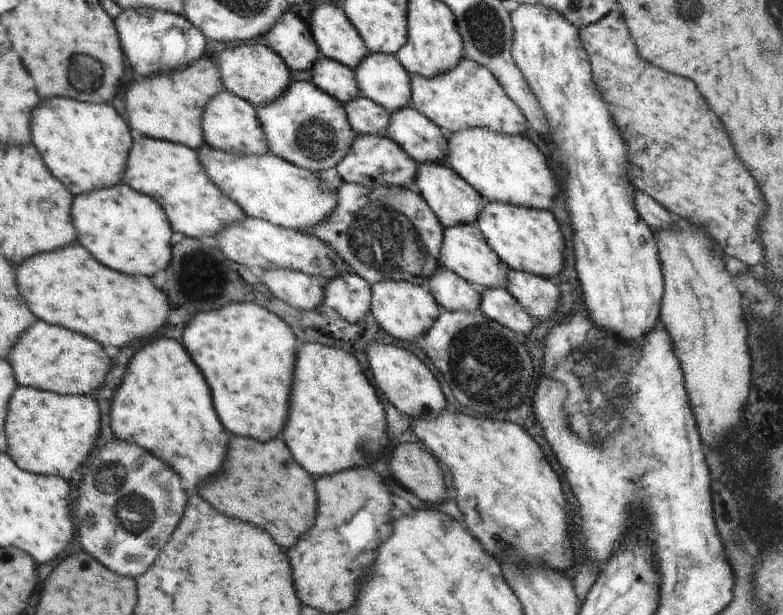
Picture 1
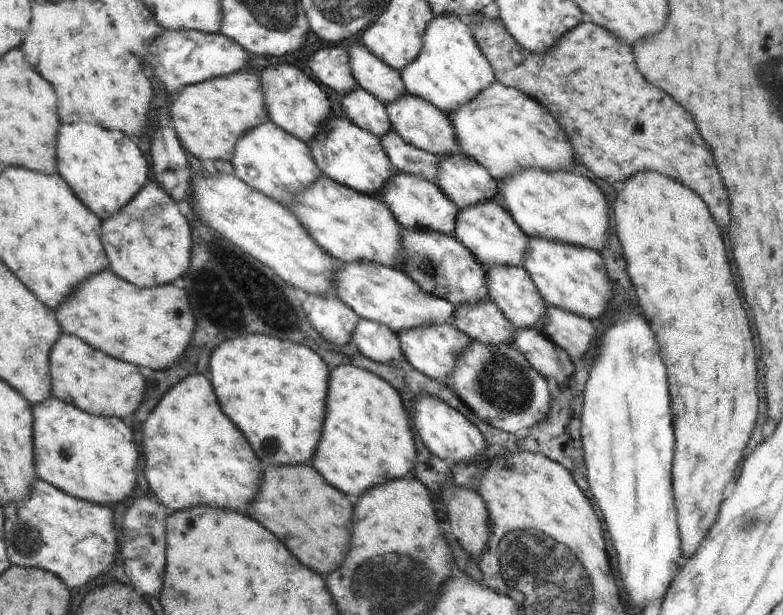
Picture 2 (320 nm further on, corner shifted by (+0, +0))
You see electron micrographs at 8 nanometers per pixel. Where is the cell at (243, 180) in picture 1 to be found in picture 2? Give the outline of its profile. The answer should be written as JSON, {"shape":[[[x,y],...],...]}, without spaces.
{"shape":[[[326,175],[315,181],[309,188],[305,189],[289,206],[294,216],[301,225],[309,232],[309,235],[330,256],[345,263],[373,262],[379,265],[401,270],[401,249],[403,248],[403,226],[396,220],[392,211],[382,202],[379,197],[367,195],[347,186],[334,182]]]}

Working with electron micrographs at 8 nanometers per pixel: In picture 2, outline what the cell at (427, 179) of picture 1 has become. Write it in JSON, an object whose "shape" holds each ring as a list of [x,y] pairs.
{"shape":[[[497,201],[460,209],[453,234],[486,269],[497,266],[522,267],[525,254],[529,251],[530,237],[524,234],[509,212]]]}

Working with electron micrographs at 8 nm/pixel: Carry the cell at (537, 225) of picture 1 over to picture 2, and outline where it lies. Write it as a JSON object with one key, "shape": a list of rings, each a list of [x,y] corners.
{"shape":[[[530,237],[522,268],[532,277],[548,306],[586,316],[598,325],[602,316],[608,313],[612,302],[612,280],[604,269],[603,255],[598,251]]]}

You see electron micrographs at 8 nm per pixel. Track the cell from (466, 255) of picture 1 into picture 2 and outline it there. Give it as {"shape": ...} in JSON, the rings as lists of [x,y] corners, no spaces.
{"shape":[[[497,266],[486,269],[486,272],[490,301],[517,329],[536,329],[544,326],[548,304],[526,270],[522,267]]]}

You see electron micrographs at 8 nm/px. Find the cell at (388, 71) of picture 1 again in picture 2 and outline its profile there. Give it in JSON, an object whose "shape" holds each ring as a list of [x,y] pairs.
{"shape":[[[406,93],[398,100],[386,105],[385,109],[387,110],[392,130],[397,132],[408,144],[433,155],[438,155],[440,158],[447,155],[462,154],[460,145],[457,143],[452,119],[423,98]]]}

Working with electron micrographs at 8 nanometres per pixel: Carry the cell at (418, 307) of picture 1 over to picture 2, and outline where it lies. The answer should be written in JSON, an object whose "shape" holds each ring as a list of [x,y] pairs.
{"shape":[[[442,323],[441,325],[425,325],[396,333],[398,335],[405,360],[412,364],[418,372],[428,378],[448,385],[456,362],[463,350],[471,343],[471,338],[454,325]]]}

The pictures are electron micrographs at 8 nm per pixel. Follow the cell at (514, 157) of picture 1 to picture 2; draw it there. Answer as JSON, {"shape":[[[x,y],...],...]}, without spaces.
{"shape":[[[528,169],[521,173],[513,173],[507,181],[498,182],[497,196],[494,201],[500,202],[509,212],[513,221],[529,237],[548,239],[552,242],[566,243],[577,247],[584,247],[602,254],[608,246],[610,236],[610,208],[600,188],[588,177],[576,176],[568,171],[543,171]]]}

